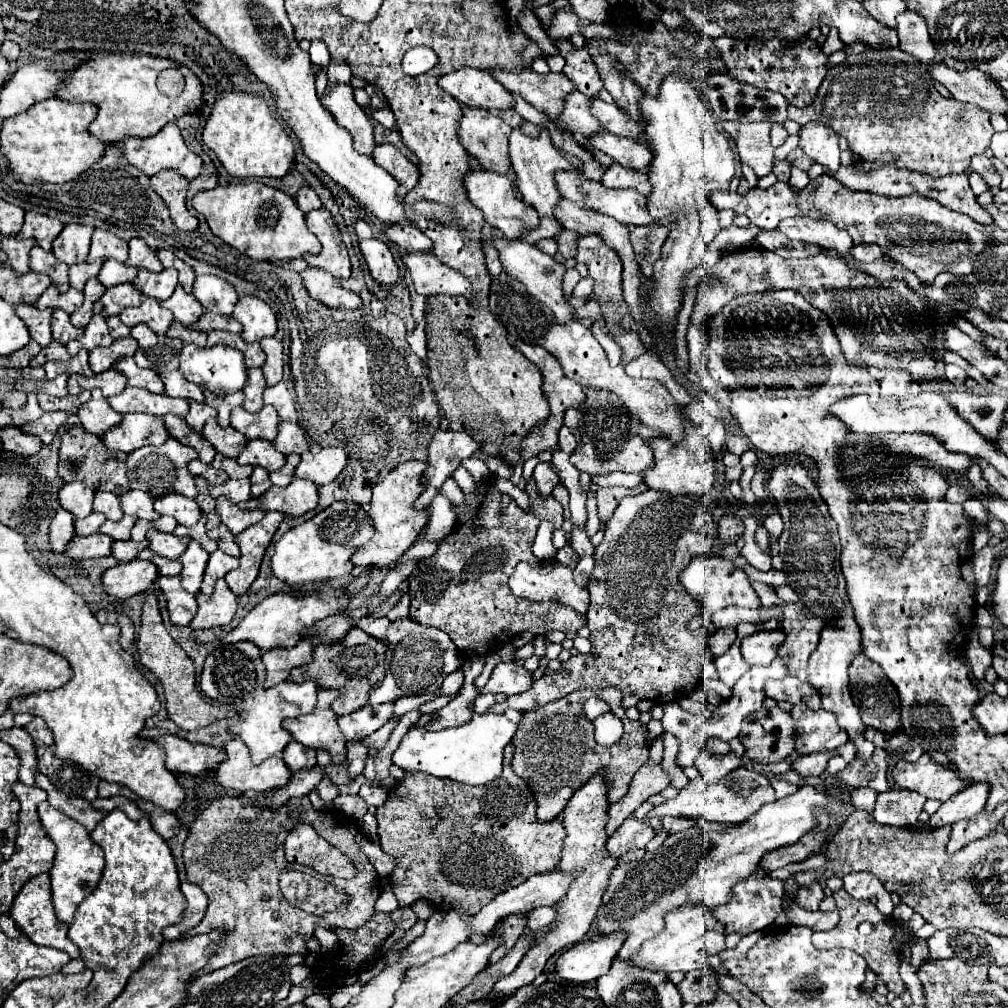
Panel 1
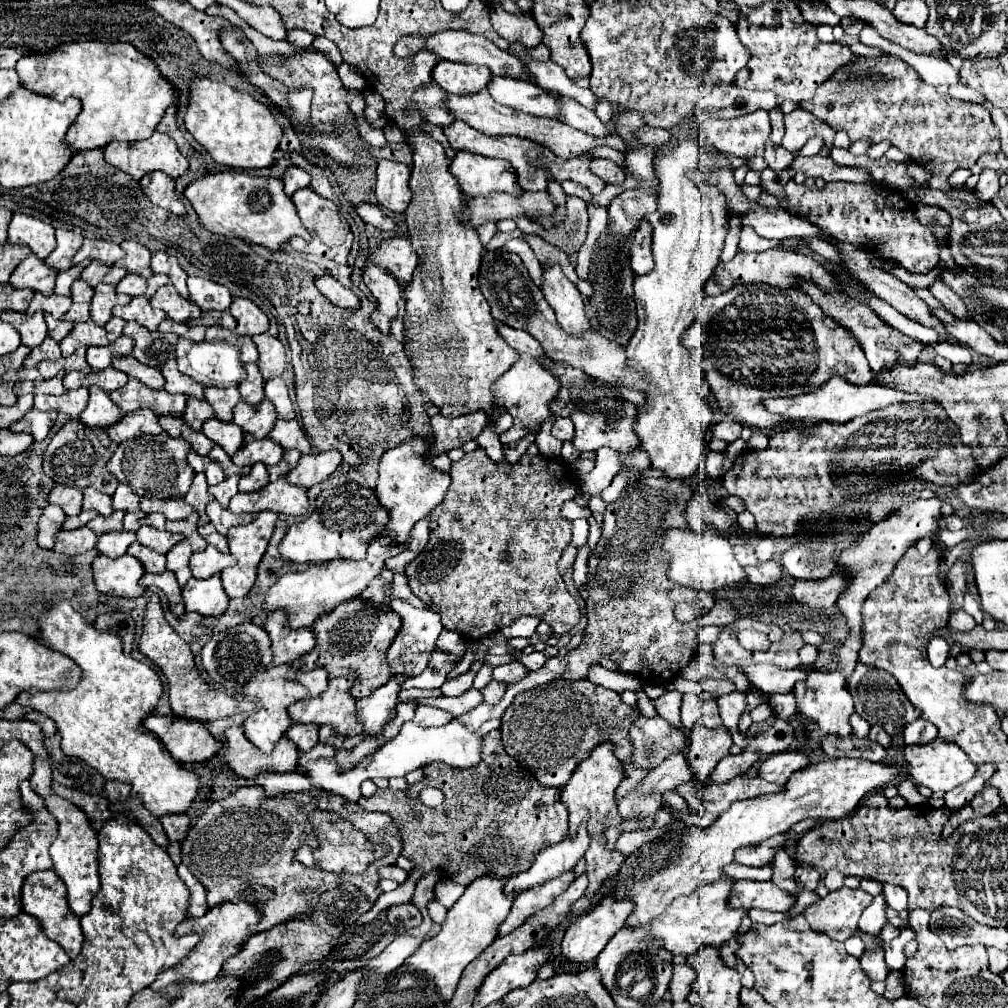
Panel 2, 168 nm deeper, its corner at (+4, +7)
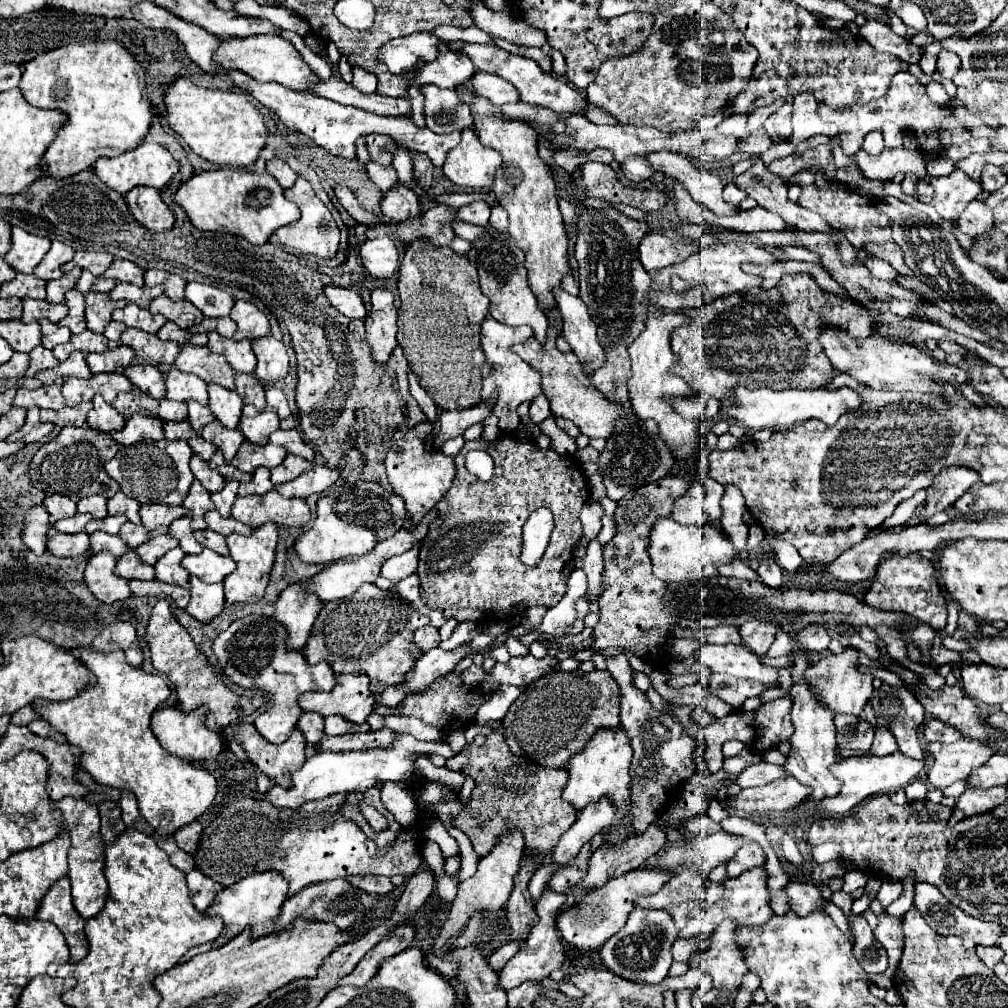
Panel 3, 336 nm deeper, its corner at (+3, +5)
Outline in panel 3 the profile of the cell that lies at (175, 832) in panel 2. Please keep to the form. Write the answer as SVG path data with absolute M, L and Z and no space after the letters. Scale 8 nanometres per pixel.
M192 822L192 824L186 824L186 828L178 828L174 832L174 840L176 844L184 850L184 852L194 852L196 850L196 844L200 840L200 834L202 834L202 826L200 822Z

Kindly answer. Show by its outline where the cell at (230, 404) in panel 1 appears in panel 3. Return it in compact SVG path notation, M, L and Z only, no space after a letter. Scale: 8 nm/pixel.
M208 384L208 394L210 394L210 410L214 412L216 420L220 420L226 428L236 428L240 414L242 414L242 400L234 390L226 390L224 386L218 384Z

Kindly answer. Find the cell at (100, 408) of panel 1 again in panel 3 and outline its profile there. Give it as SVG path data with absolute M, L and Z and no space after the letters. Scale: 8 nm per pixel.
M94 396L92 402L94 402L94 408L88 412L88 420L86 420L90 428L100 430L100 432L122 430L124 418L102 396Z

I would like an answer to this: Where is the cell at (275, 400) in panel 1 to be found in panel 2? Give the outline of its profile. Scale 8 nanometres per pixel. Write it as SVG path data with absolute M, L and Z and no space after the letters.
M273 378L265 382L265 396L275 404L277 408L277 416L283 420L291 420L295 418L289 394L287 394L287 386L283 382L283 378Z

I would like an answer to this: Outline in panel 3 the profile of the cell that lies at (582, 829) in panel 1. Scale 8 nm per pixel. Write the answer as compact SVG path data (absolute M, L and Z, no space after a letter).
M618 728L618 730L598 730L592 736L592 740L586 744L586 748L580 754L572 756L568 762L570 780L562 792L562 798L568 800L578 812L590 802L608 798L622 818L622 824L602 830L604 844L618 844L634 834L634 828L632 828L632 822L628 816L628 810L630 810L630 774L628 774L630 760L632 760L632 746L626 740L626 732L622 728Z

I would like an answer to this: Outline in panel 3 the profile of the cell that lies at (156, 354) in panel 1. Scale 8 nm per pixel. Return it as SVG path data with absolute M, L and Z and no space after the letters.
M126 328L122 332L120 340L122 340L122 344L134 348L138 362L152 364L152 366L174 364L178 352L180 352L180 346L176 342L170 342L170 340L164 342L164 340L160 340L154 334L148 334L148 332L142 332L142 330L134 330L134 328Z

